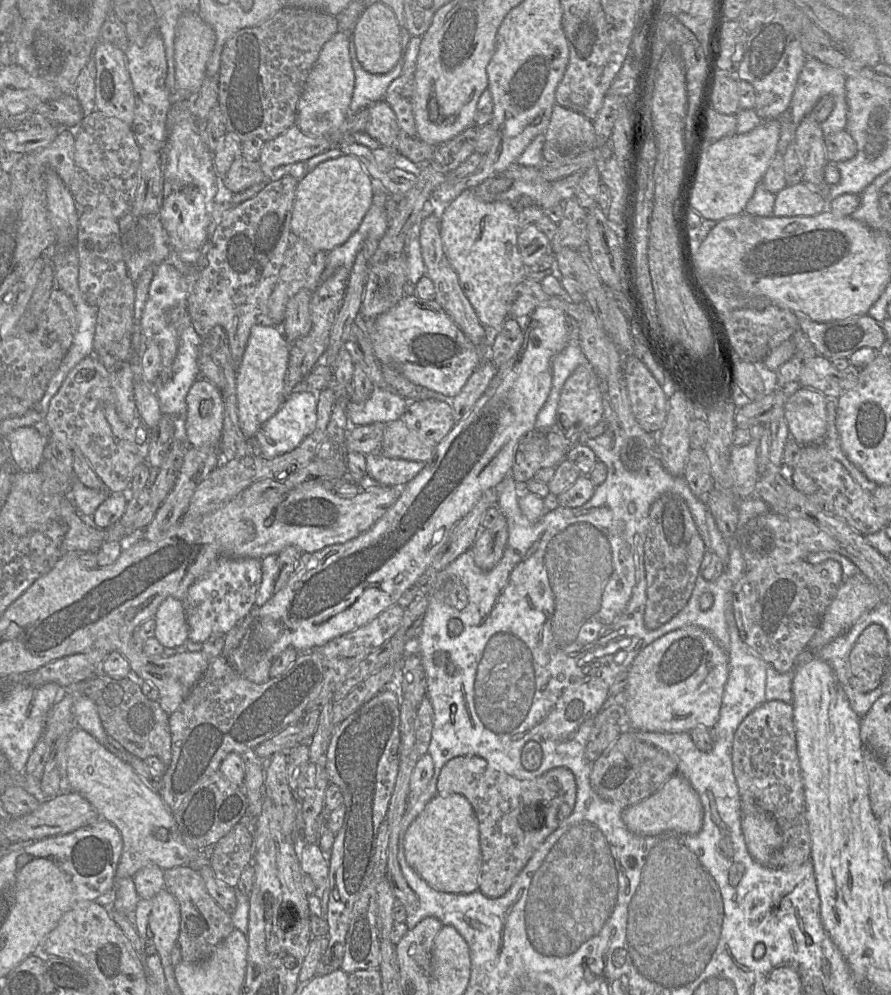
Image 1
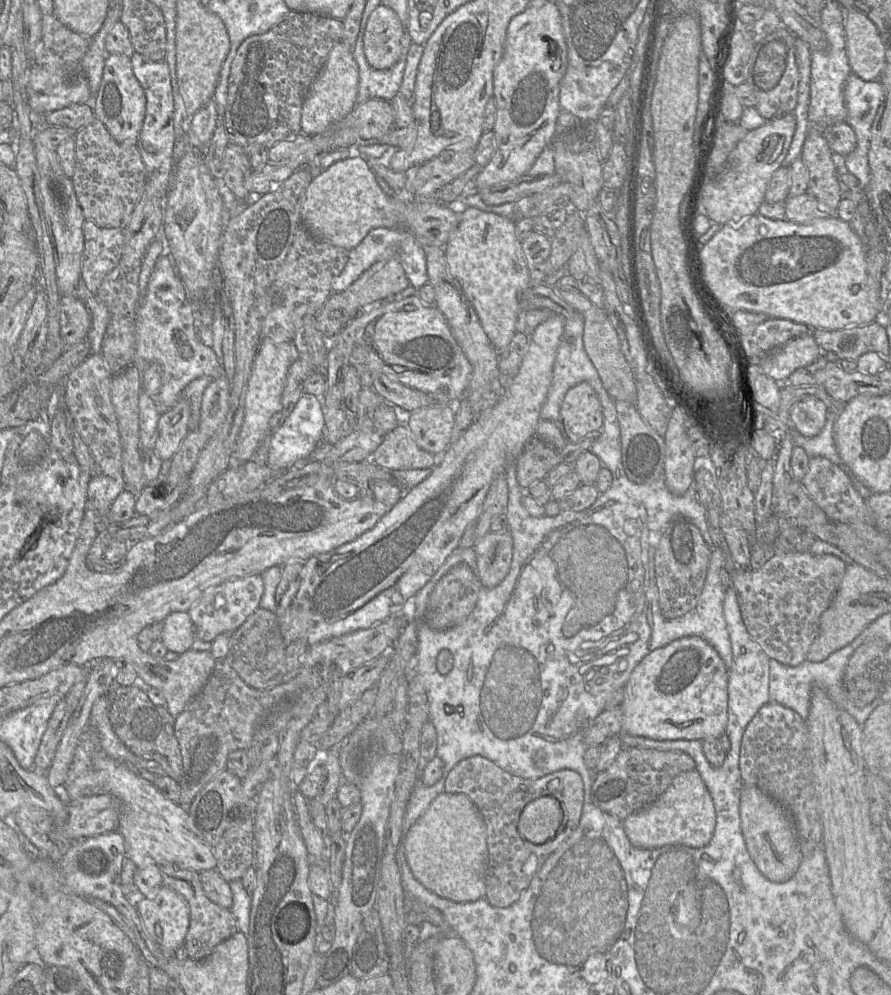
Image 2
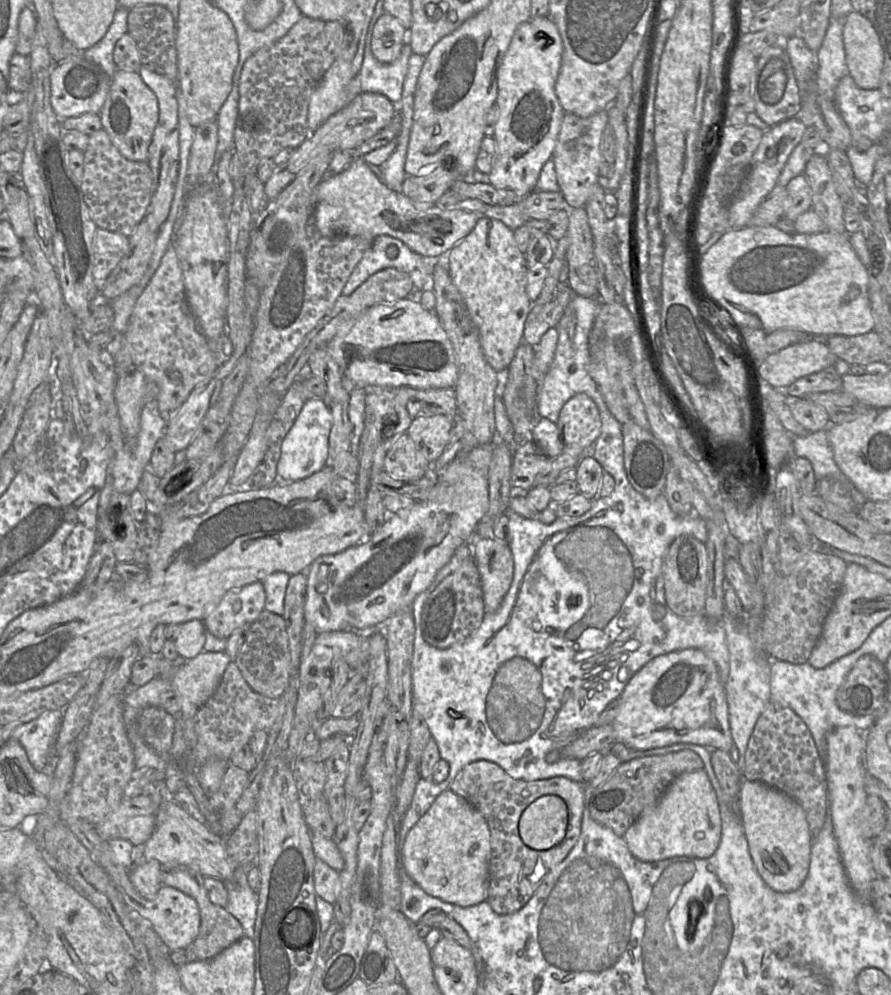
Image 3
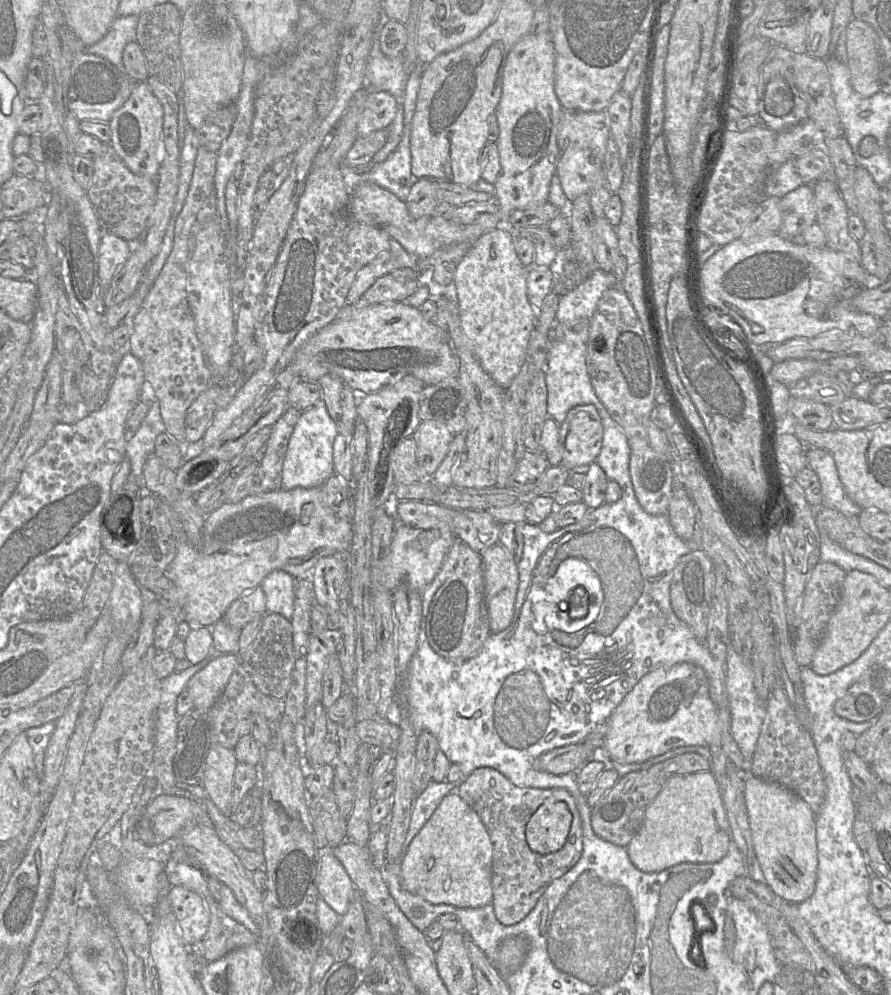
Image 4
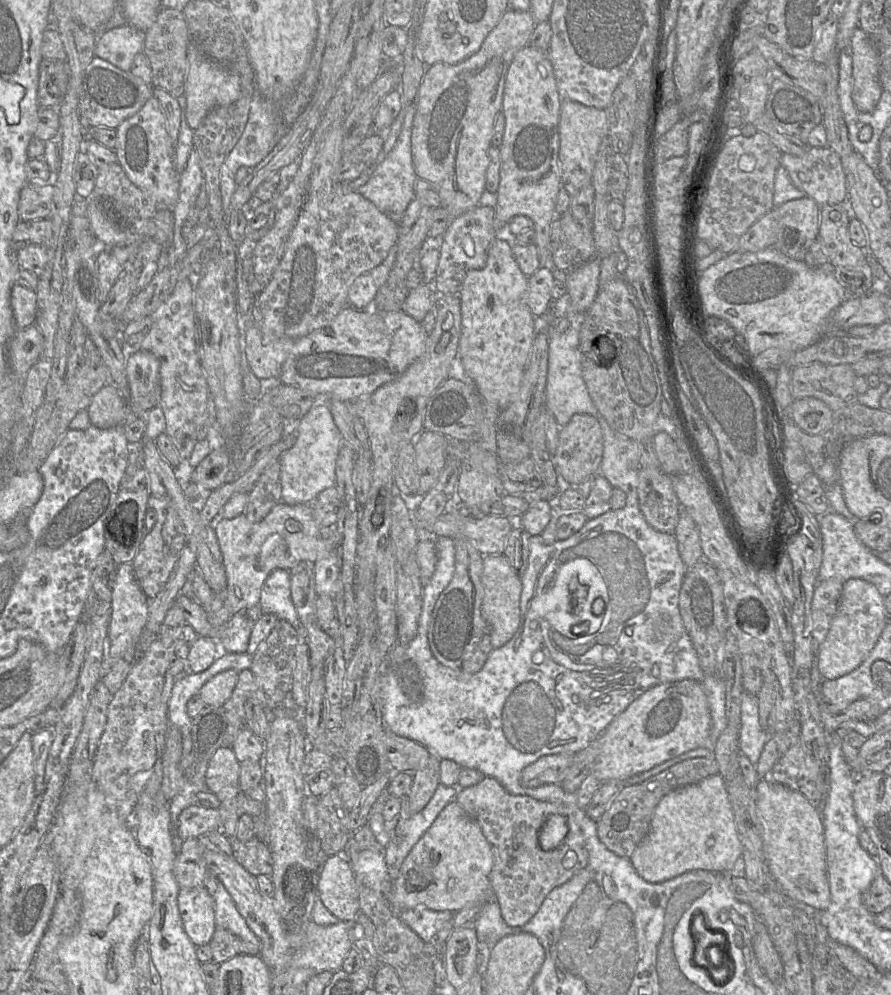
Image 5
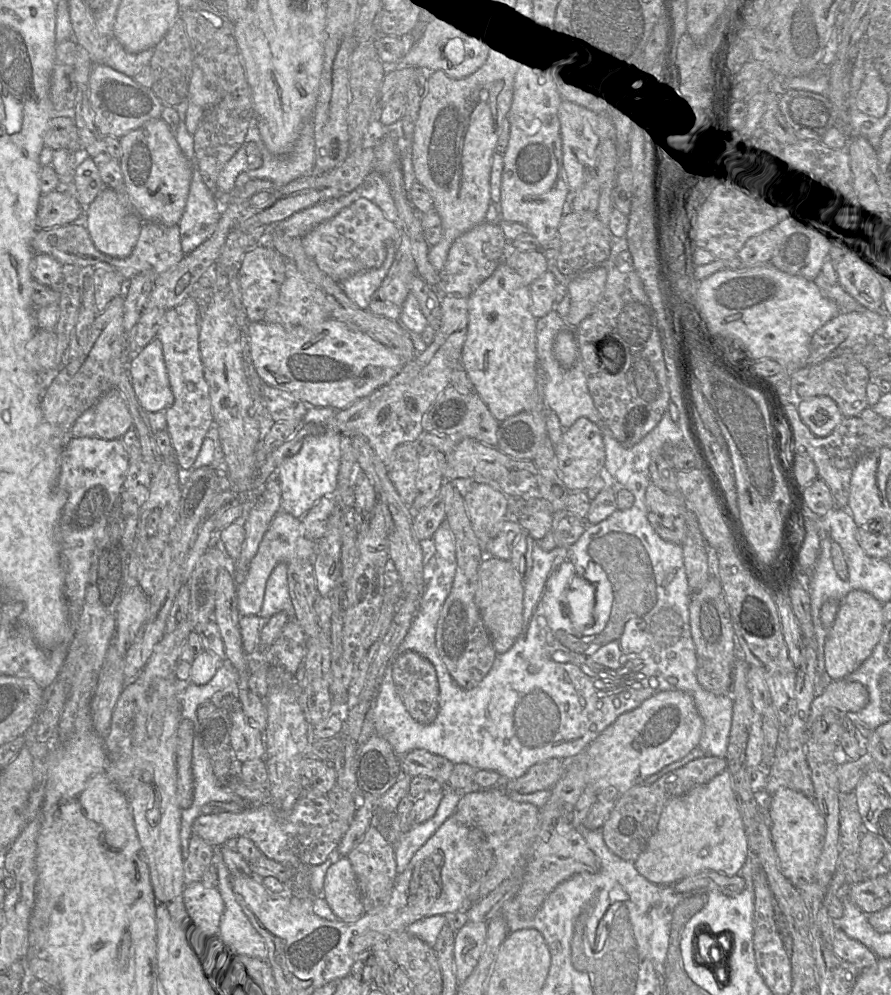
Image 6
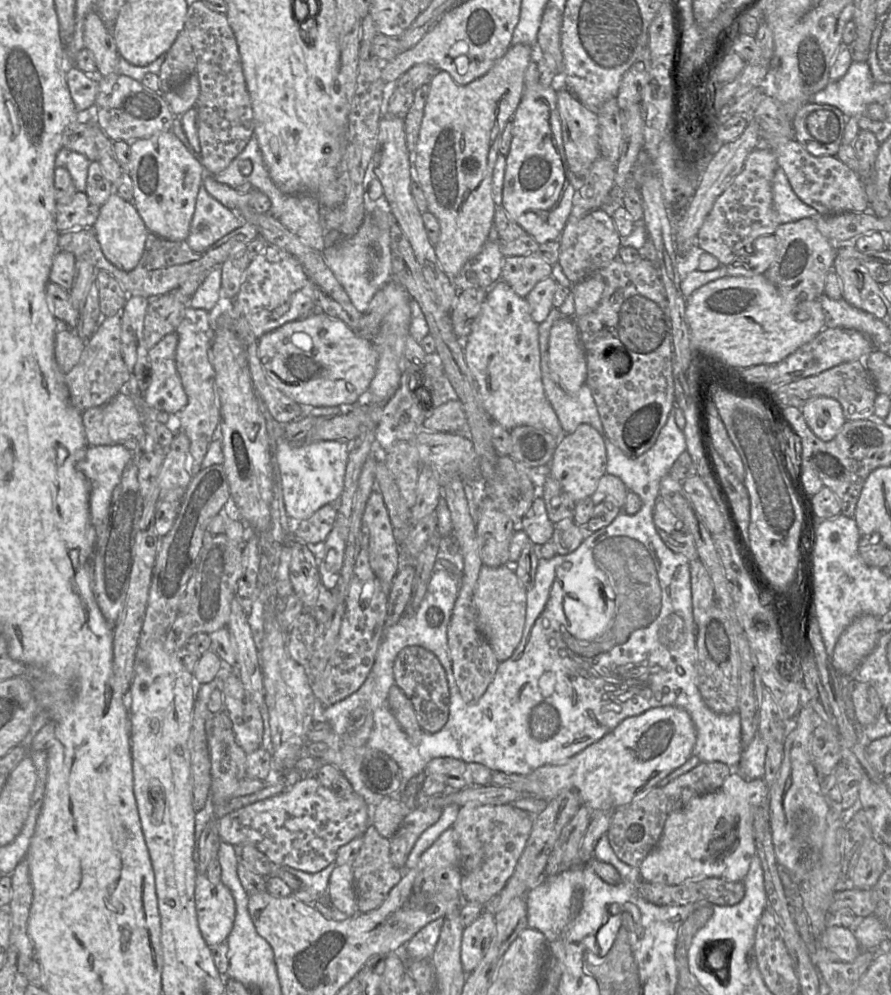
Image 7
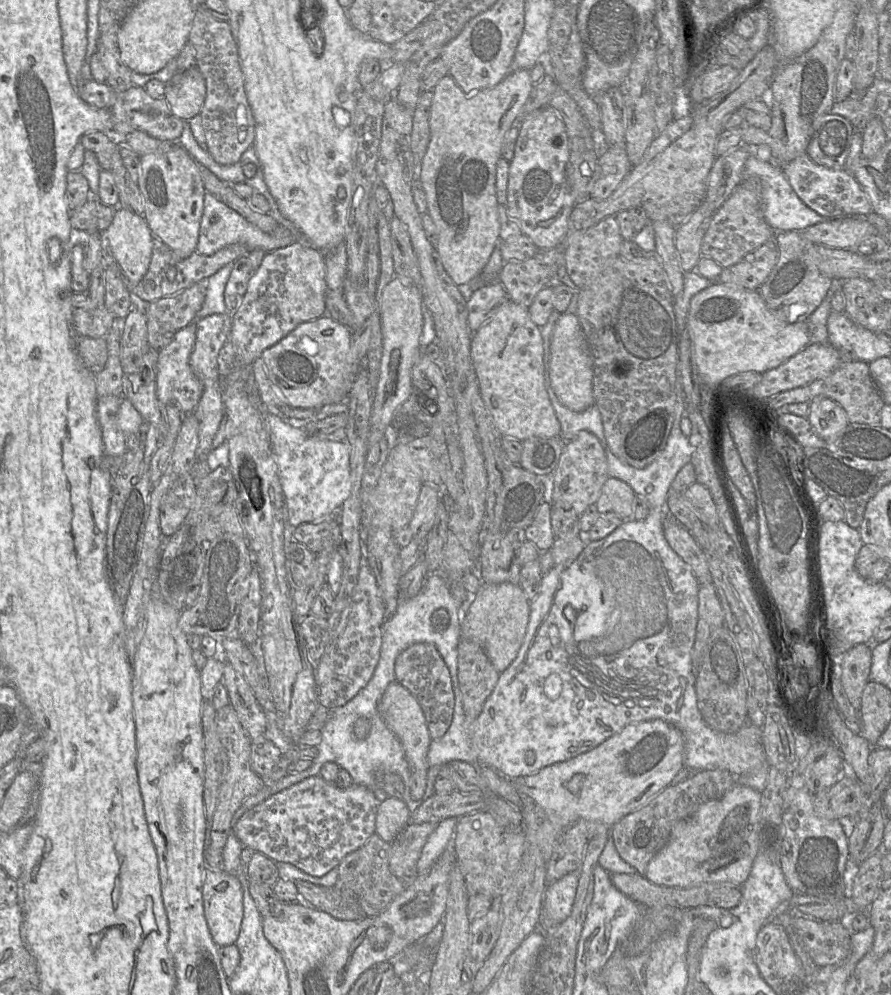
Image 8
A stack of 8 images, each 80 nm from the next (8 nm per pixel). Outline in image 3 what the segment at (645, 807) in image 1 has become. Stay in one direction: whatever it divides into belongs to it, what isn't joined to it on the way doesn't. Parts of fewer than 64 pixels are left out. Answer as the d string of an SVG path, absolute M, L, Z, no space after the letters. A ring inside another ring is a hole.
M704 769L684 772L668 786L661 798L644 809L626 830L624 839L630 853L644 862L672 857L709 858L721 839L722 821L715 790Z

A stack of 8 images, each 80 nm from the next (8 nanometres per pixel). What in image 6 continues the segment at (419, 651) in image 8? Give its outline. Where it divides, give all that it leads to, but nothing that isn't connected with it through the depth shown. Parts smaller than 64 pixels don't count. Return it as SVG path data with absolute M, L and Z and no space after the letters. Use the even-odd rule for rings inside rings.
M405 651L395 656L393 679L410 715L421 724L434 722L439 711L439 683L433 664L415 651Z

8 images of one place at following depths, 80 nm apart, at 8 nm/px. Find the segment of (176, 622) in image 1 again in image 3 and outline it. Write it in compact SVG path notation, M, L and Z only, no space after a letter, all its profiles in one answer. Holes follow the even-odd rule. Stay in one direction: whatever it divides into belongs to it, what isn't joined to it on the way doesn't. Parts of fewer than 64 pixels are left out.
M190 620L179 623L176 637L172 640L180 657L191 659L196 657L203 650L206 641L206 629L203 621Z

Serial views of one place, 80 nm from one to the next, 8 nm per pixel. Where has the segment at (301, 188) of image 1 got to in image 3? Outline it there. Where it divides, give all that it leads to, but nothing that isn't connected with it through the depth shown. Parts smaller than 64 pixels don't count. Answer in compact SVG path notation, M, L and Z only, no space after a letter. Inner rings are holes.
M362 158L354 159L341 173L328 174L315 189L313 223L323 236L348 235L374 238L378 235L388 235L401 240L412 251L424 257L439 257L449 252L474 229L482 217L484 215L478 211L446 210L438 208L435 204L414 203L402 193L389 189Z

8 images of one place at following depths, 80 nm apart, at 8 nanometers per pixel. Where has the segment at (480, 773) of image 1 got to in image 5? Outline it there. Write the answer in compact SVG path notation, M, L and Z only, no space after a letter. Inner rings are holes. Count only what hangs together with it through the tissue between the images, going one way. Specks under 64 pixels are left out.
M485 776L475 785L459 789L456 801L479 824L492 848L493 867L489 880L493 899L499 904L503 920L511 927L520 927L528 922L552 889L565 883L588 863L589 857L583 833L569 808L560 801L540 801L527 795L510 794L498 780L491 776ZM553 814L560 814L566 819L568 833L557 847L543 850L538 841L539 831L547 817Z

